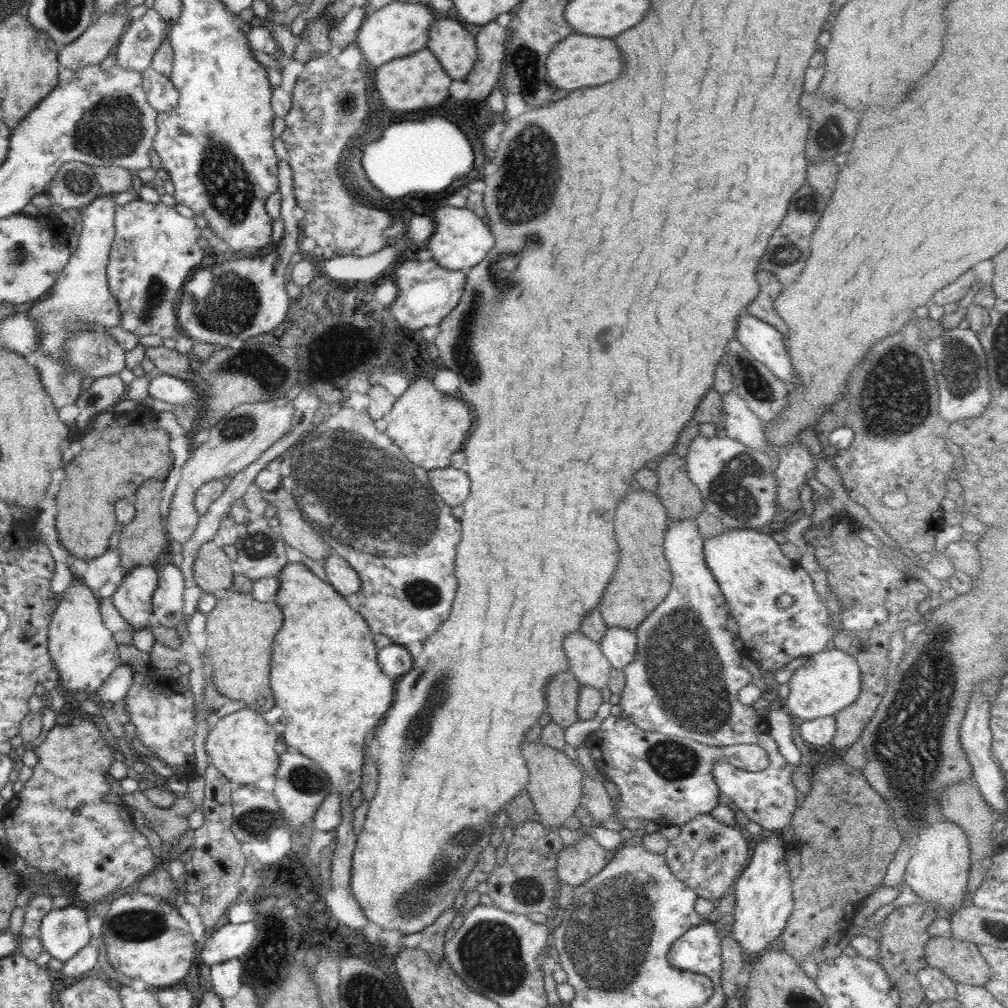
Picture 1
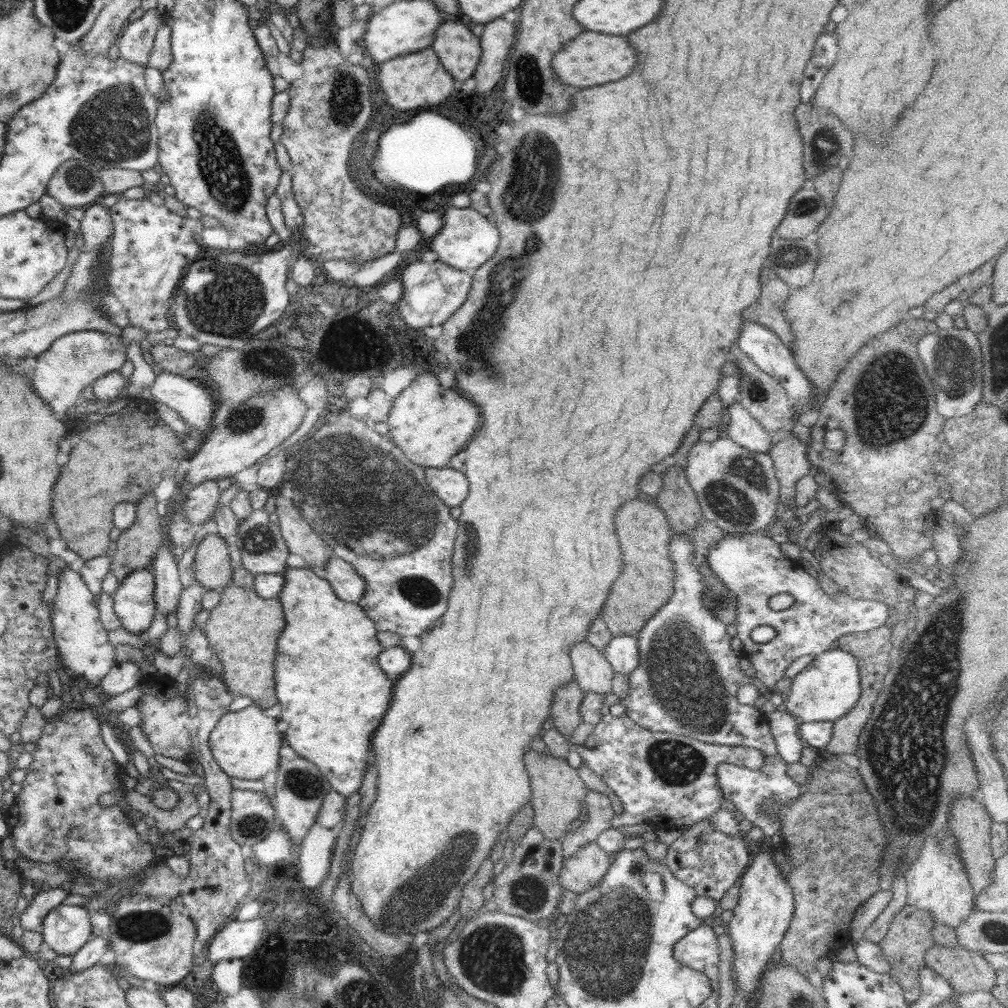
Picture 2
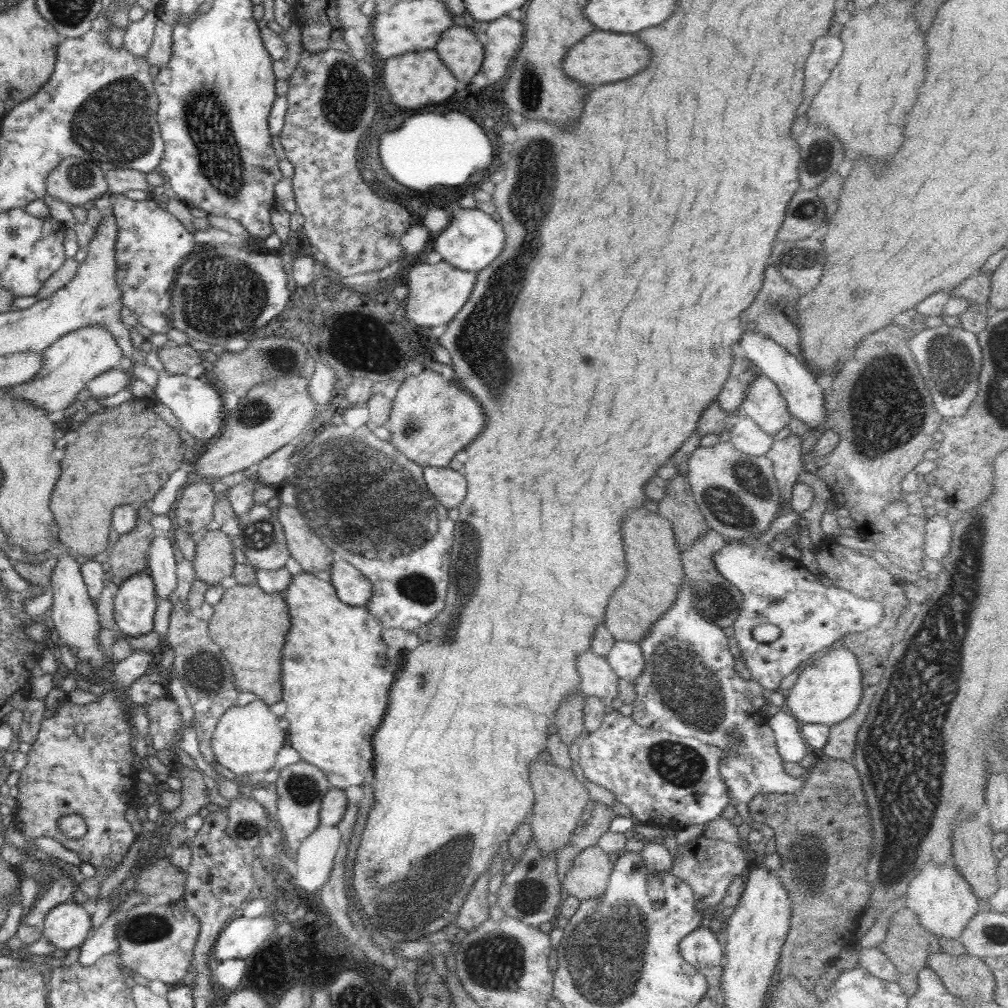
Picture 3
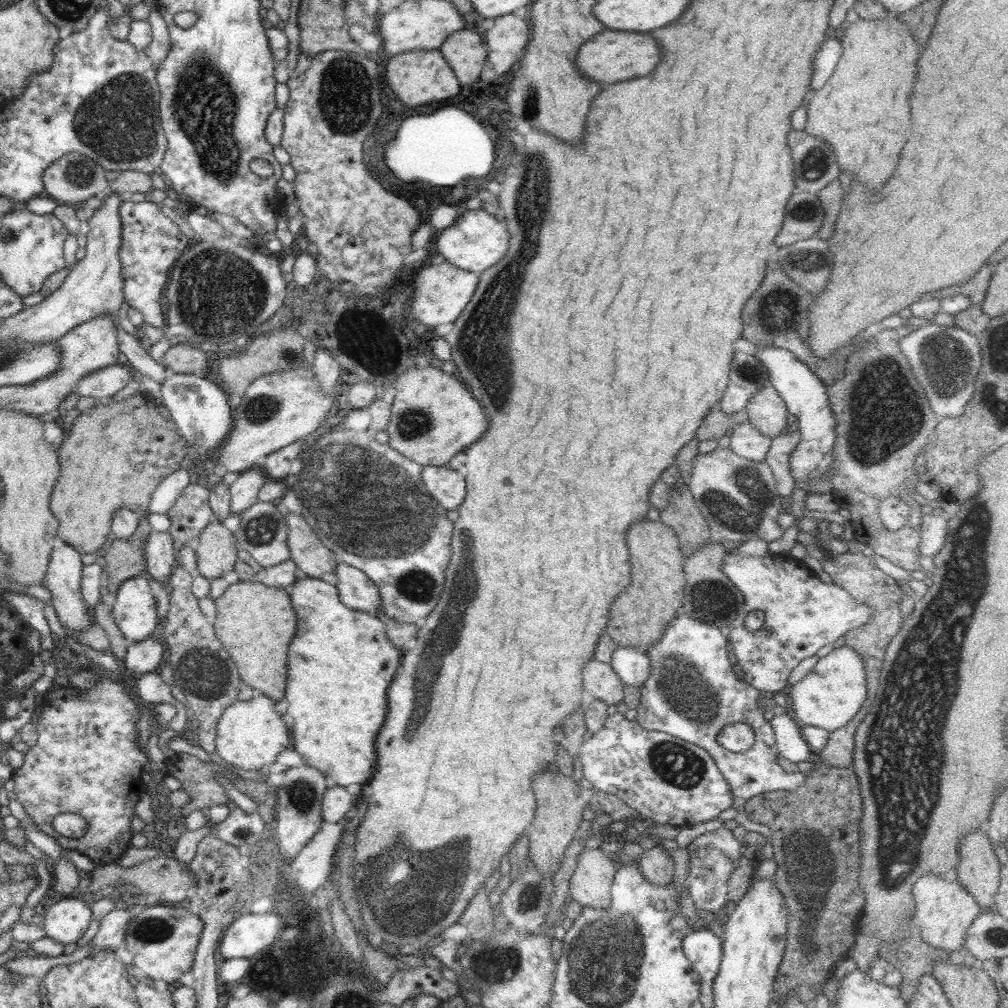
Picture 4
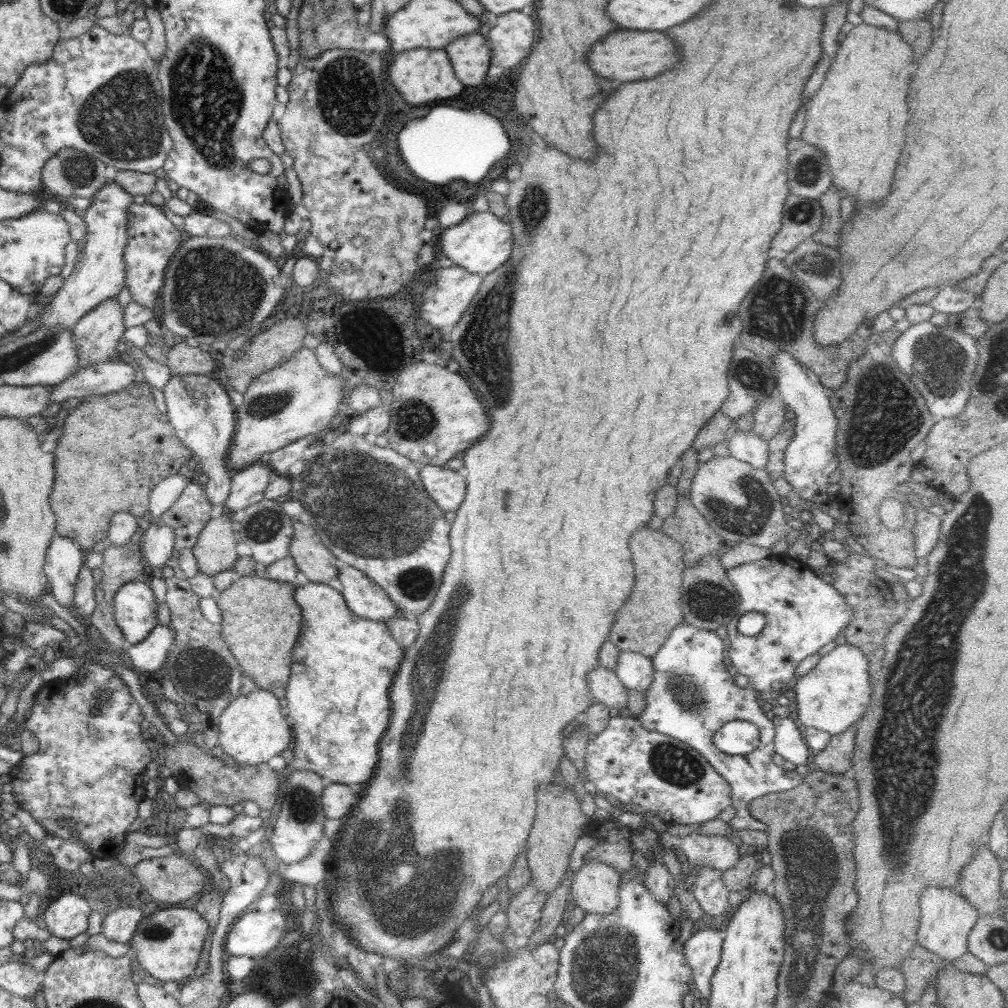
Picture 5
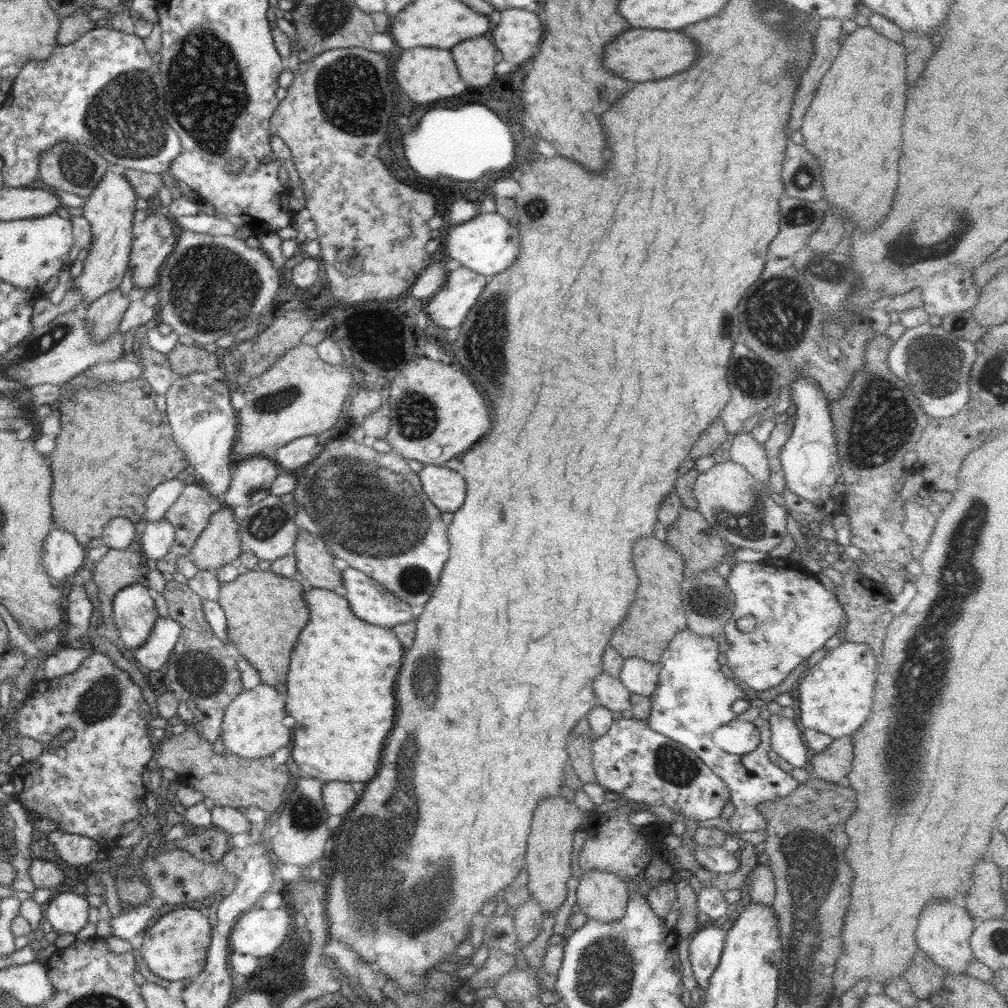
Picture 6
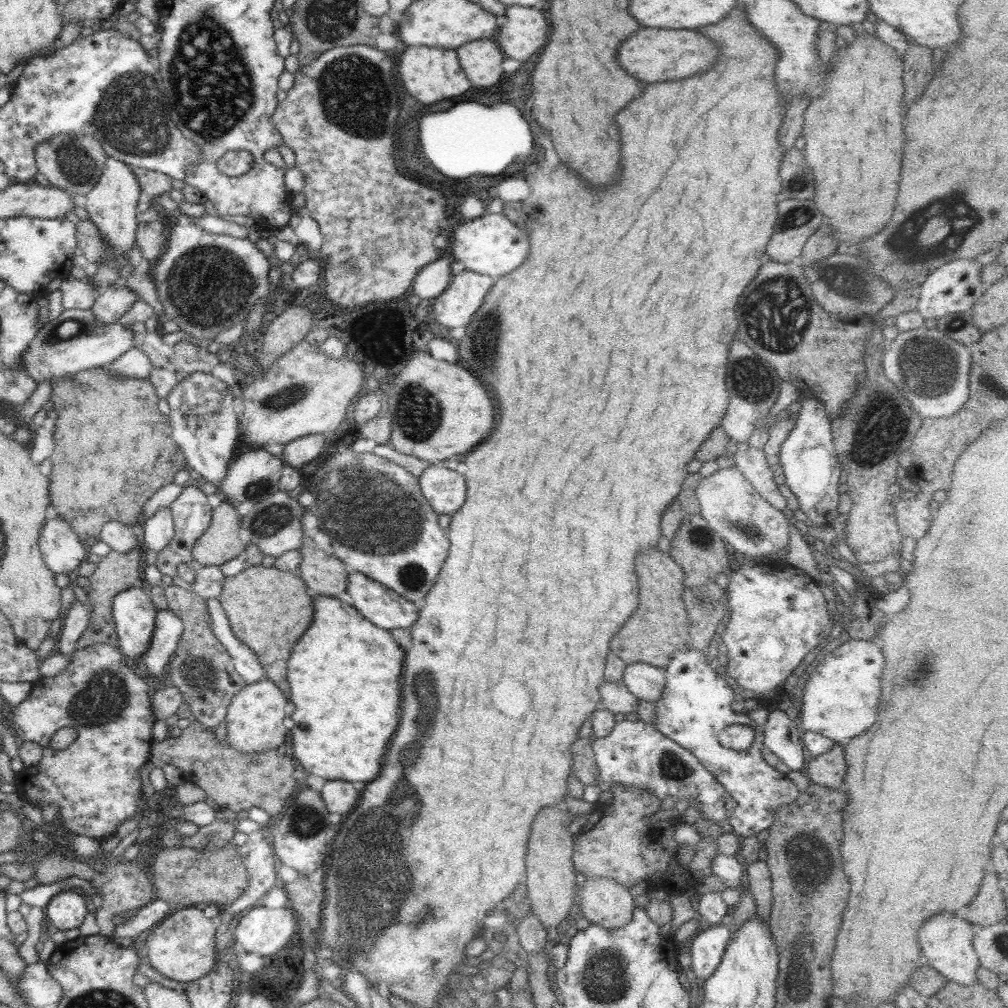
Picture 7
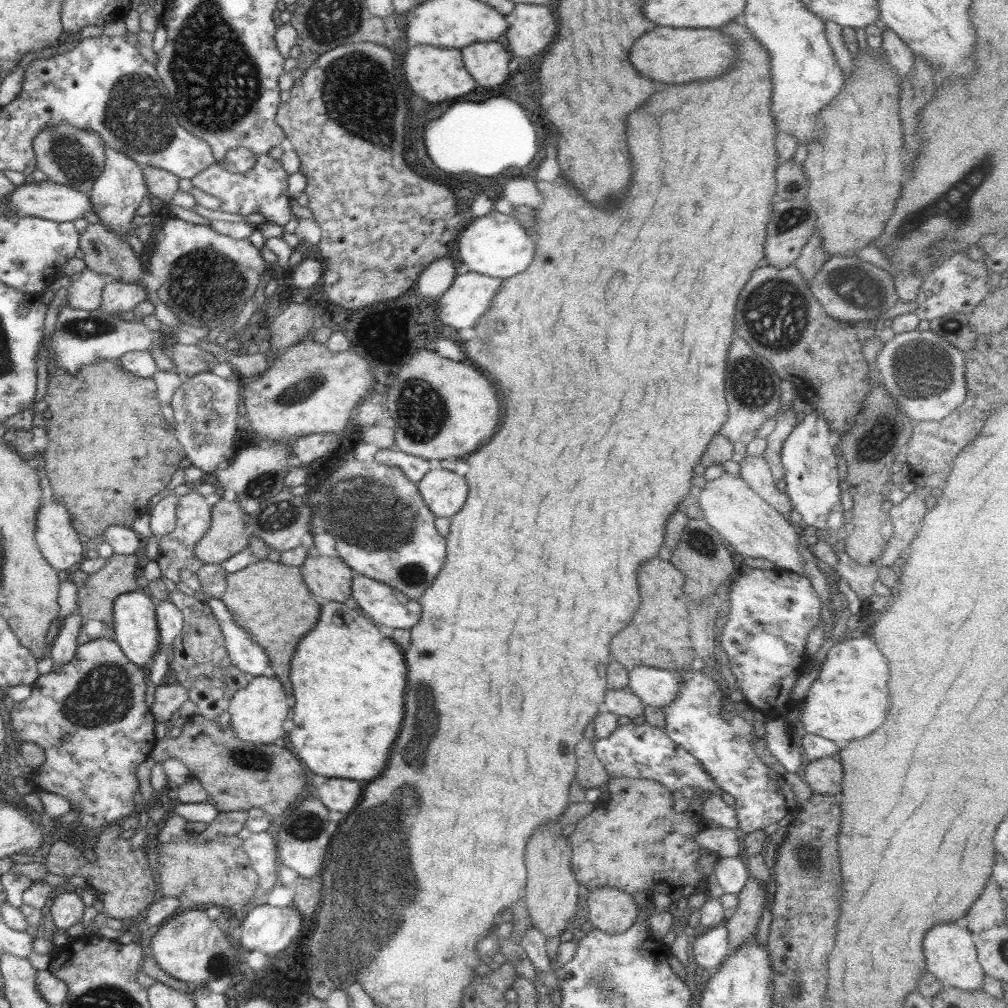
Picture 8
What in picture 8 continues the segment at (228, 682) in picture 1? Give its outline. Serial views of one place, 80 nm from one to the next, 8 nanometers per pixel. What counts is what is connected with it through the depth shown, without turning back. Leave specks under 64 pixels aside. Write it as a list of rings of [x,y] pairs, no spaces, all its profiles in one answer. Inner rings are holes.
[[[268,559],[255,560],[237,572],[227,573],[226,582],[226,590],[219,599],[232,613],[234,623],[245,628],[253,641],[264,648],[274,676],[291,695],[290,661],[300,639],[318,624],[321,600],[309,591],[298,566],[286,566]]]

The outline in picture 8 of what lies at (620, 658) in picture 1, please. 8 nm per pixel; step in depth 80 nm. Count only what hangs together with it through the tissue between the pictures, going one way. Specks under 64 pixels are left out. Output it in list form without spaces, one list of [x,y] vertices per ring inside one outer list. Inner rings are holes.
[[[640,665],[629,672],[627,685],[645,704],[664,708],[677,697],[683,678],[677,671]]]

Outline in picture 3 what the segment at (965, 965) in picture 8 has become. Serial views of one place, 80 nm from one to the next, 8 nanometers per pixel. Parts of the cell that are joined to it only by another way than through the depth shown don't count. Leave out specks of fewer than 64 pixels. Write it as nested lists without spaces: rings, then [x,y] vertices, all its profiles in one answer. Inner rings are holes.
[[[952,860],[944,864],[928,862],[918,870],[918,874],[916,874],[915,878],[912,878],[912,882],[908,886],[906,908],[910,909],[918,917],[919,923],[936,938],[958,940],[970,919],[982,909],[982,906],[983,903],[972,893],[968,882],[960,876],[959,870],[952,864]]]

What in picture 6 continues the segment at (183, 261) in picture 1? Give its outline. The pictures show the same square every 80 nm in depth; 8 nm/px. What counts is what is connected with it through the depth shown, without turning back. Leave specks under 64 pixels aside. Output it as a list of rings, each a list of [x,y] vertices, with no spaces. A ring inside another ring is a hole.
[[[149,208],[134,209],[132,234],[129,266],[132,271],[133,286],[135,288],[152,288],[158,283],[159,272],[165,264],[166,257],[175,249],[177,236],[172,228],[171,217],[159,210],[151,213]]]

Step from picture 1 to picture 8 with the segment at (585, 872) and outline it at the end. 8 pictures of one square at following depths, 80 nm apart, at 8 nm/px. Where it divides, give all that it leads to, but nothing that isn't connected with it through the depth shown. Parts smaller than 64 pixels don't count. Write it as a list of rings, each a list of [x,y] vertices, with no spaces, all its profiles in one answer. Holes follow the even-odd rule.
[[[610,886],[588,891],[586,906],[588,916],[585,920],[591,922],[595,929],[607,931],[608,934],[623,933],[640,916],[640,908],[632,895]]]

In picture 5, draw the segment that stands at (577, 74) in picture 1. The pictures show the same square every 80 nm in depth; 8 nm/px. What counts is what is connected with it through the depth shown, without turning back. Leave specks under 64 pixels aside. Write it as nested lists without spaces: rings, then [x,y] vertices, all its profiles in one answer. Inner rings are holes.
[[[624,30],[602,38],[590,48],[588,62],[596,74],[610,80],[648,80],[678,62],[678,50],[664,31]]]

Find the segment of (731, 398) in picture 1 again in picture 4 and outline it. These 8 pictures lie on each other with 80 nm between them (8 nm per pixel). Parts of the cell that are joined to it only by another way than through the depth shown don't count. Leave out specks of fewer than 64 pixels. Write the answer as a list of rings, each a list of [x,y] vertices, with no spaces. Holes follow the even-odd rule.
[[[737,422],[730,434],[729,447],[745,459],[762,462],[771,447],[771,438],[760,434],[751,423]]]

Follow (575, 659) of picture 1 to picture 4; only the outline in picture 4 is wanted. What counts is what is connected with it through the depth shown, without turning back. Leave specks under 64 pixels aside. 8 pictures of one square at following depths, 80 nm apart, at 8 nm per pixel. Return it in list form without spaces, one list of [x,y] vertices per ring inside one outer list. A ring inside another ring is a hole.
[[[588,659],[582,667],[581,675],[586,692],[594,698],[610,704],[618,705],[623,701],[623,680],[614,672],[611,663]]]

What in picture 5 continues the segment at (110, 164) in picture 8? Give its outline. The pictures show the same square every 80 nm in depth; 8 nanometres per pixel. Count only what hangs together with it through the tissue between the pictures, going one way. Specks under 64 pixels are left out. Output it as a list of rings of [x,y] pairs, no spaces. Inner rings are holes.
[[[107,181],[92,198],[92,204],[86,210],[85,256],[82,257],[72,271],[65,278],[63,285],[55,293],[54,298],[42,306],[39,314],[40,327],[74,326],[85,314],[96,308],[101,302],[109,298],[117,298],[118,293],[125,286],[126,263],[123,250],[128,242],[127,210],[133,203],[133,195],[126,192],[119,184]]]

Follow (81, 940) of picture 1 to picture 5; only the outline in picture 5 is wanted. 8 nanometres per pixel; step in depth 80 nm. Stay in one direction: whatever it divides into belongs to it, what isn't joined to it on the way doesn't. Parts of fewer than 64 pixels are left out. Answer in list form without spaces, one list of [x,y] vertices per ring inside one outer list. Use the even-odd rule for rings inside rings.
[[[62,894],[44,908],[41,916],[52,935],[70,940],[87,931],[91,910],[84,898],[76,894]]]

